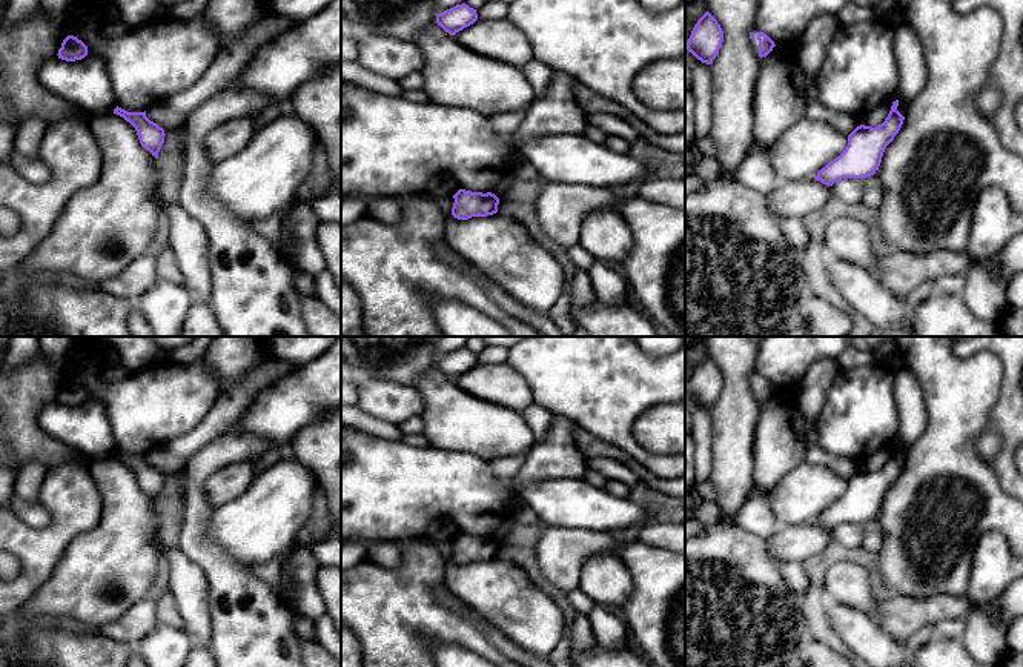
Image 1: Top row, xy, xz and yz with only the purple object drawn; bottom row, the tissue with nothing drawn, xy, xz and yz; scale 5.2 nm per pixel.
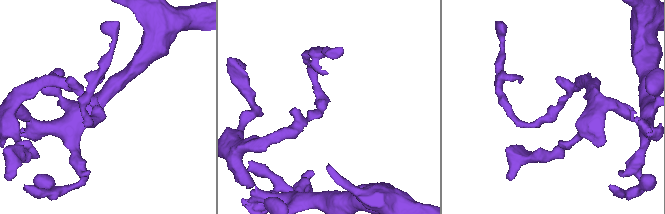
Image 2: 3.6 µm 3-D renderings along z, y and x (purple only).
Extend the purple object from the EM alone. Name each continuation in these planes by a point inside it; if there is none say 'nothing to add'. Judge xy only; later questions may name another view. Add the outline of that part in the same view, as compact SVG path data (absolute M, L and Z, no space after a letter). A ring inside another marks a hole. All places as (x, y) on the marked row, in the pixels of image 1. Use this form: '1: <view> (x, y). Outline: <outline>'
nothing to add

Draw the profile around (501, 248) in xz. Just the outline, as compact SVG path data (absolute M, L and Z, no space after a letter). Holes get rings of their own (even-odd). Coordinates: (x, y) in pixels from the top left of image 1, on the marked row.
M499 212L468 220L447 217L445 243L530 312L550 310L568 284L556 257L538 243L522 223Z

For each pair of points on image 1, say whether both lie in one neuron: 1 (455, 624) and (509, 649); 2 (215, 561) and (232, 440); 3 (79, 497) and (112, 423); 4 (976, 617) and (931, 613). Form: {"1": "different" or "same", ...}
{"1": "different", "2": "same", "3": "different", "4": "different"}

